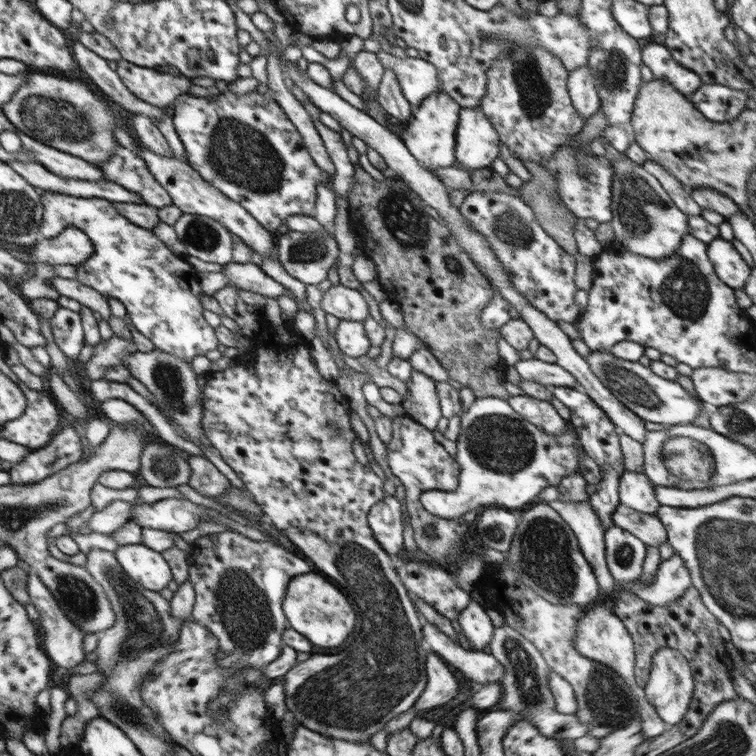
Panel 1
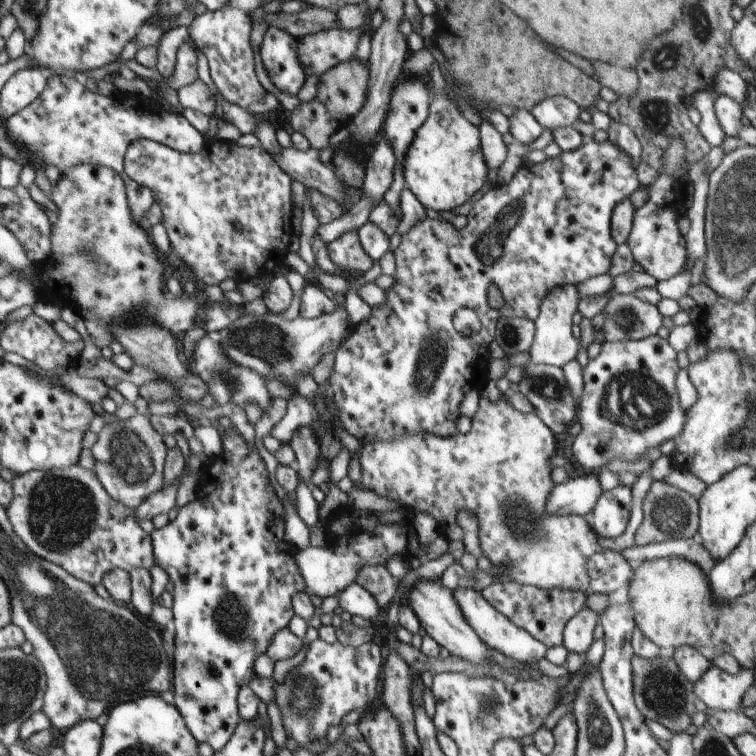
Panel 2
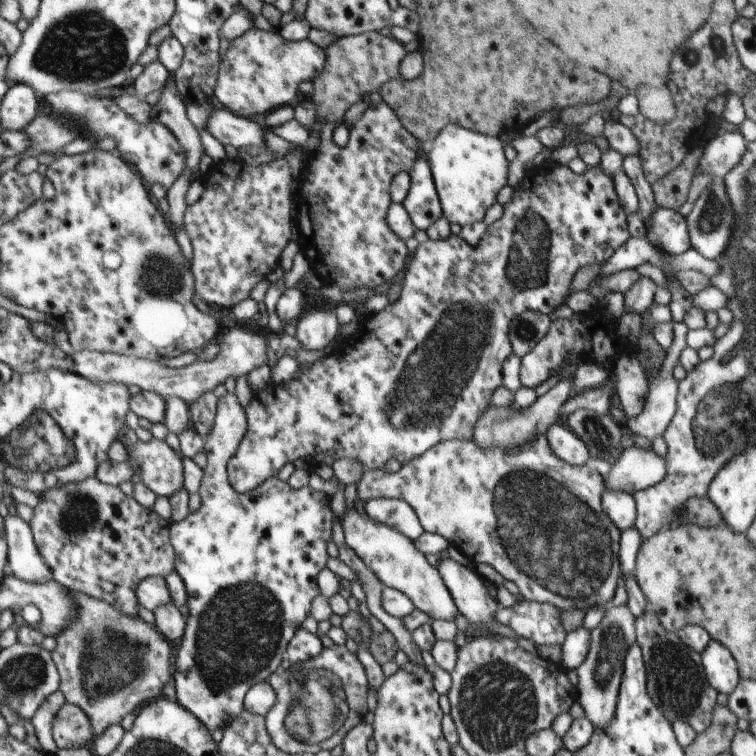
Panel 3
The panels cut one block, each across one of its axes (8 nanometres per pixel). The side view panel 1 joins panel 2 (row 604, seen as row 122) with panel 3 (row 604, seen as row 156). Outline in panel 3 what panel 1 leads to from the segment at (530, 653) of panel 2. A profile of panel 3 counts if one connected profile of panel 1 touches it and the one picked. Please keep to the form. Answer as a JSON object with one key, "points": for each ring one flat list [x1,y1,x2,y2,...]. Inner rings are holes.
{"points":[[450,557,440,560,437,569,459,612,470,623,488,624,495,620,500,605,488,593,485,582,478,572,474,572]]}

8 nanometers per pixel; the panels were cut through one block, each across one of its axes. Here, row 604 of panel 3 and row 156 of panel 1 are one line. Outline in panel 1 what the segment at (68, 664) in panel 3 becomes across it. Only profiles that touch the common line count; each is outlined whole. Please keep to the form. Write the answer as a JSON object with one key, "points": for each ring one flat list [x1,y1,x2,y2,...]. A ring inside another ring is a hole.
{"points":[[33,71,27,80,18,89,18,92,11,96,10,102,7,102,2,109,4,114,18,128,19,134,31,135,38,142,58,149,61,153,66,153,78,158,83,158,88,162,97,165,100,162,106,162,115,154,119,148,119,143,114,137,116,128,129,126,130,113,122,109,119,102,114,102,91,78,80,78,72,76,60,76,49,72]]}

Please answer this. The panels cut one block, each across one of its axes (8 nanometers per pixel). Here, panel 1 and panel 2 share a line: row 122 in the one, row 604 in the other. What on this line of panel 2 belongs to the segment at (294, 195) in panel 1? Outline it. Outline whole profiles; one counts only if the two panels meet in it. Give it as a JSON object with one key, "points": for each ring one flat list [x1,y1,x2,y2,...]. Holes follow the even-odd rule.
{"points":[[234,426,224,429,223,438,221,439,221,451,220,455,215,455,211,458,206,458,199,466,198,474,202,475,200,484,220,484,220,486,210,486,212,490,208,490,206,496,202,496,200,500,194,500,191,503,183,507,178,508,178,512,173,512,171,521,161,529,154,529,151,533,153,540,153,551,155,556,155,564,160,565,169,576,170,590,173,594,173,605,171,610,173,612,174,620,174,632,175,632,175,650,174,650,174,698,175,705,180,711,182,717,185,718,186,726,192,733,192,736,196,737,198,742,207,742,213,748,213,750,221,751,225,747,228,740,234,734,237,724,241,720,239,715,239,708,237,698,239,690,245,683,245,679,255,677,254,660,260,656,260,654,266,654,273,636,282,630,292,620,295,614,294,607,292,606,292,599,296,593,300,593,305,590,306,583,300,574,300,569,293,559,295,553,298,552,298,548,290,544,280,528,284,530,284,519,276,520,276,518,284,518,284,504,282,500,276,495,276,491,272,485,270,485,270,479,268,479,268,470,266,464,262,459,256,445,248,444,246,440,238,433]]}

